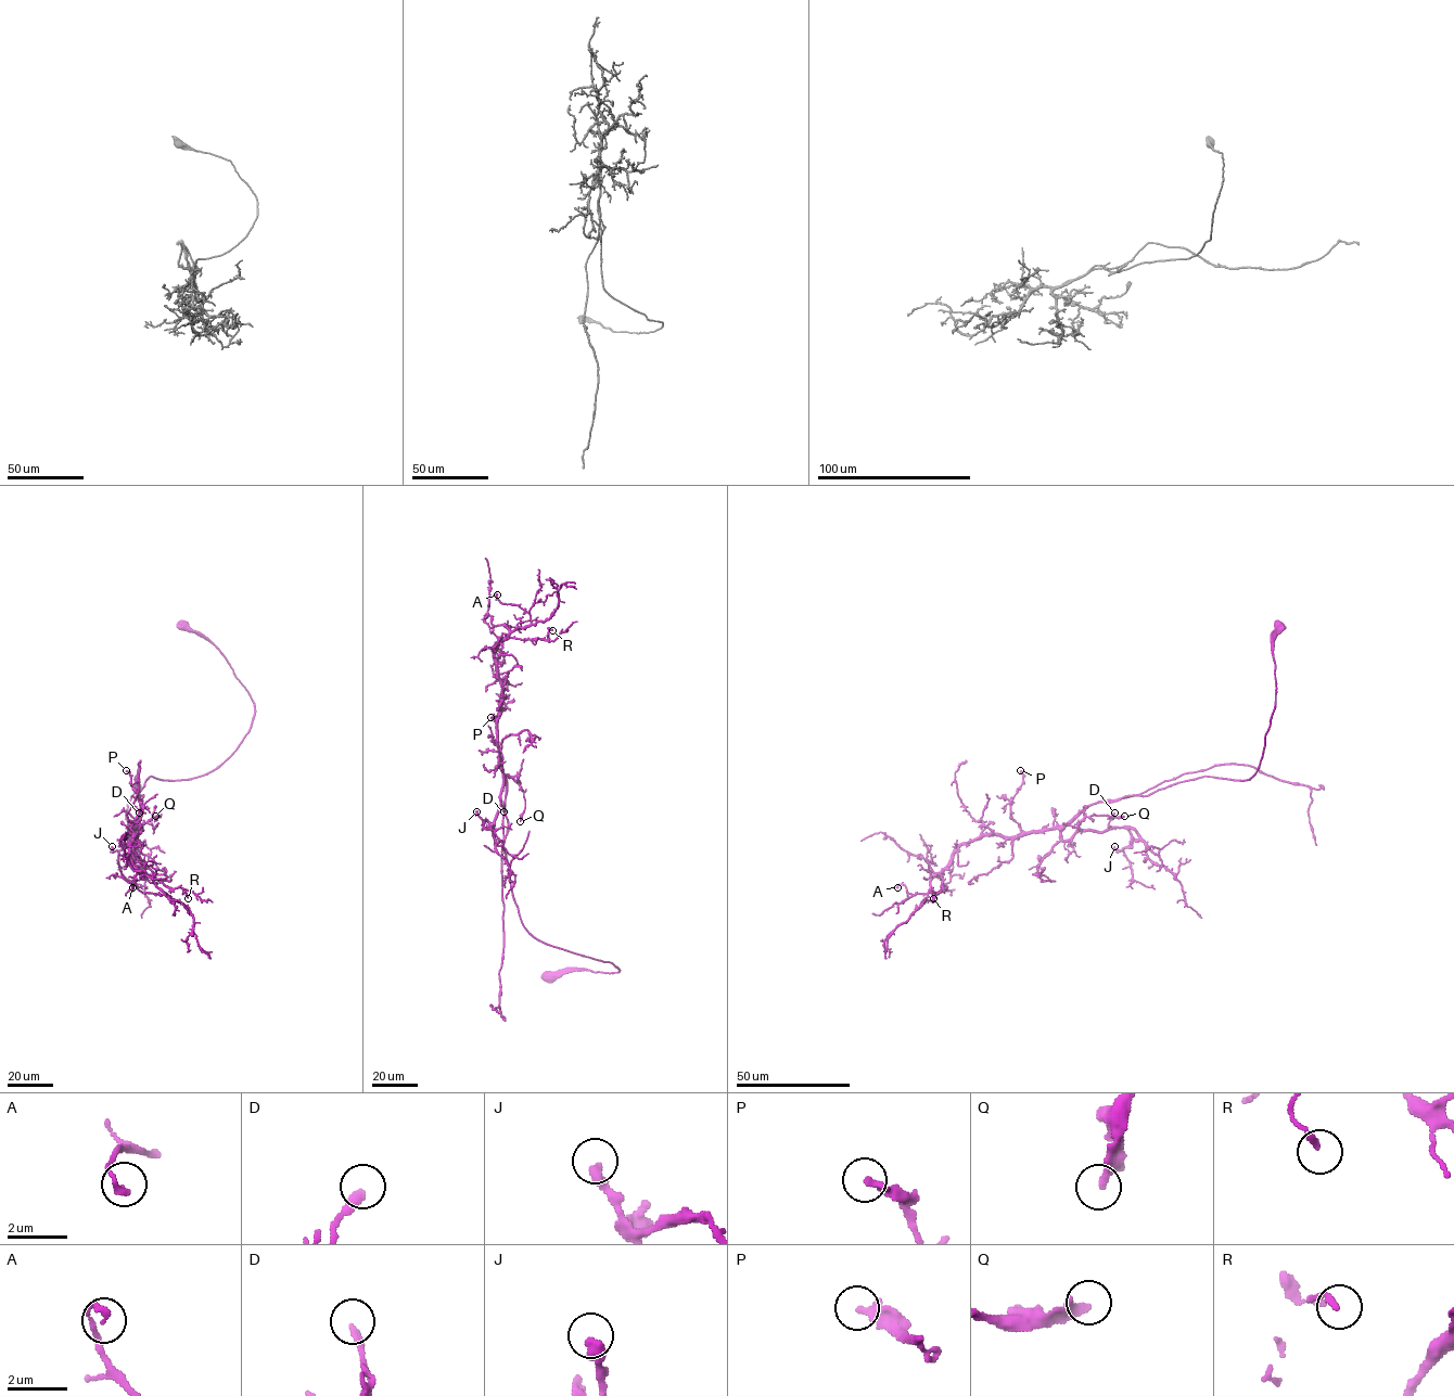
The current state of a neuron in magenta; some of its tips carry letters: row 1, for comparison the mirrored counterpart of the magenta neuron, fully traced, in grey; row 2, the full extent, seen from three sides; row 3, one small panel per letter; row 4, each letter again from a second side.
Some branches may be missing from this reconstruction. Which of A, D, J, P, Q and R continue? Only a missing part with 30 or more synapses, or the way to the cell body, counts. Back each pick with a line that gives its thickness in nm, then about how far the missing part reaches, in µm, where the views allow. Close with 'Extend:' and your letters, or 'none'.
Extend: none

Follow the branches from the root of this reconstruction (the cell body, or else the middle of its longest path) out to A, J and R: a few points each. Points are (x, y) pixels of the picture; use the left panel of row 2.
A: (183, 626), (219, 650), (254, 715), (237, 748), (215, 769), (145, 781), (130, 859), (166, 893), (132, 887)
J: (183, 626), (225, 657), (252, 727), (204, 775), (150, 777), (135, 840), (130, 828), (112, 846)
R: (183, 626), (219, 650), (254, 707), (250, 730), (215, 769), (150, 777), (139, 793), (131, 862), (188, 898)

